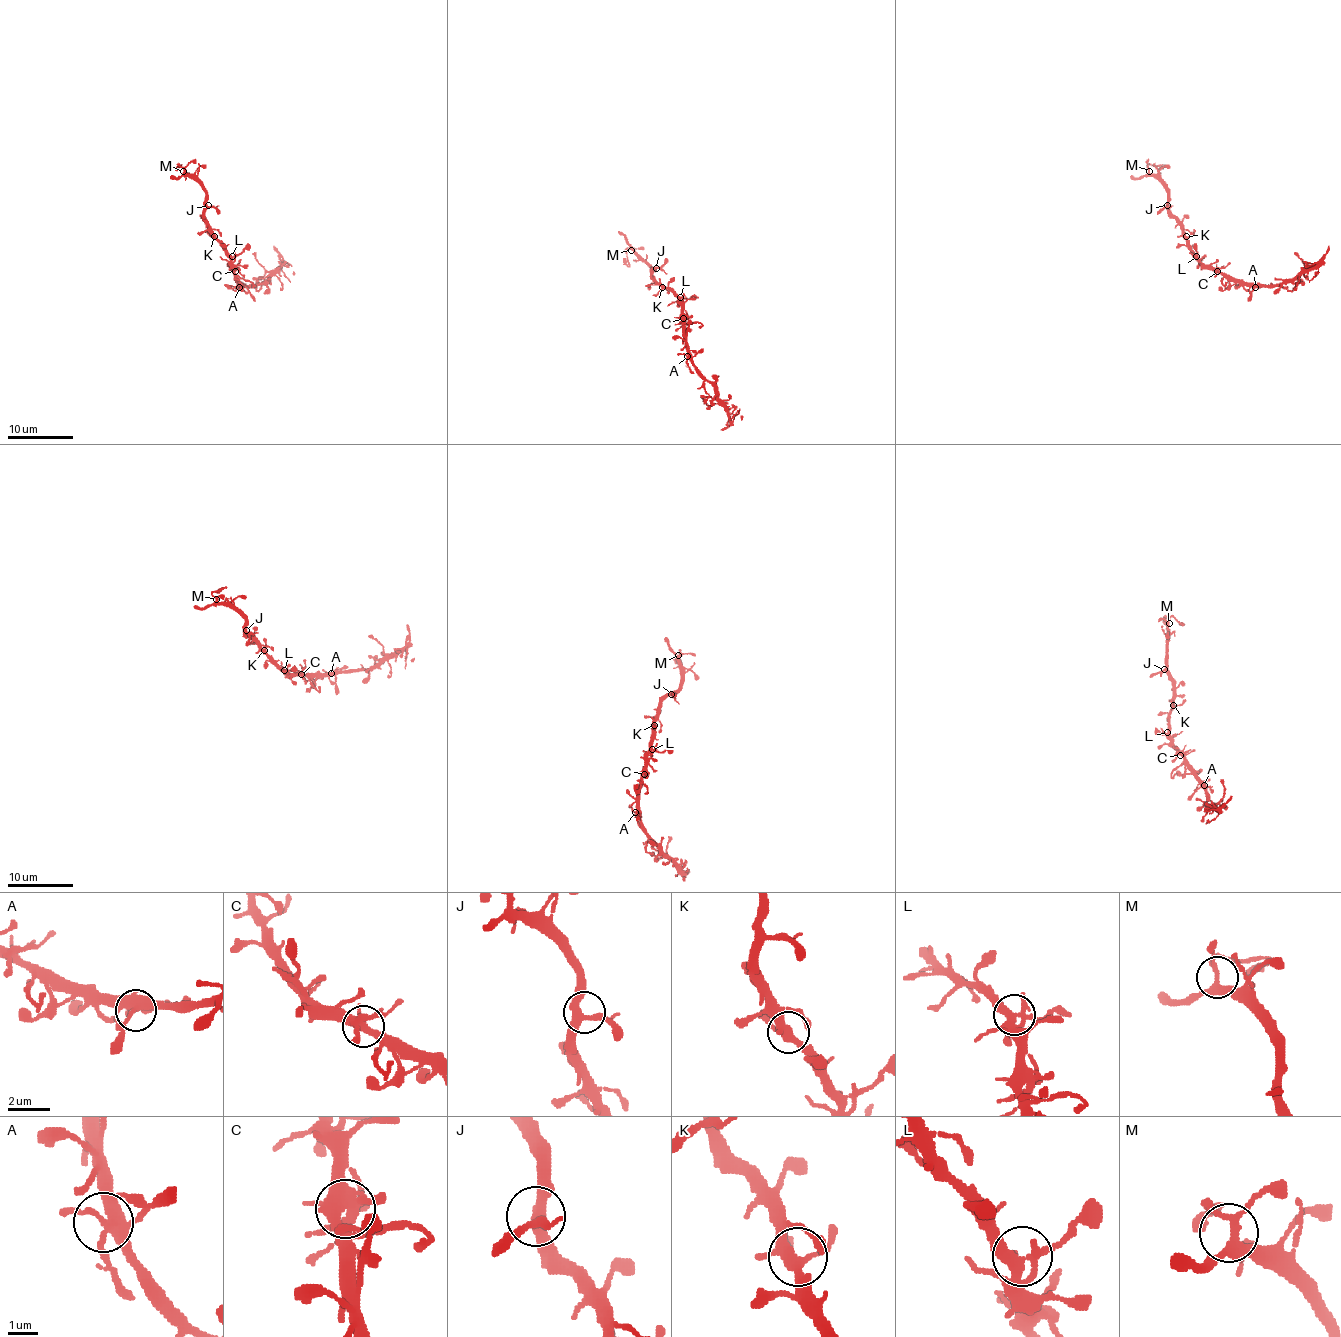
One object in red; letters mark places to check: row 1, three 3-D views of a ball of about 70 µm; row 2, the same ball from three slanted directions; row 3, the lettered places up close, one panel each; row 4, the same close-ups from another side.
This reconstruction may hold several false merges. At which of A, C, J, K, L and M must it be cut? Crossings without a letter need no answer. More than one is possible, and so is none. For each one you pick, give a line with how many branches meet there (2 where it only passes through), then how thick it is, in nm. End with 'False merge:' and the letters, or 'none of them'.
False merge: none of them

